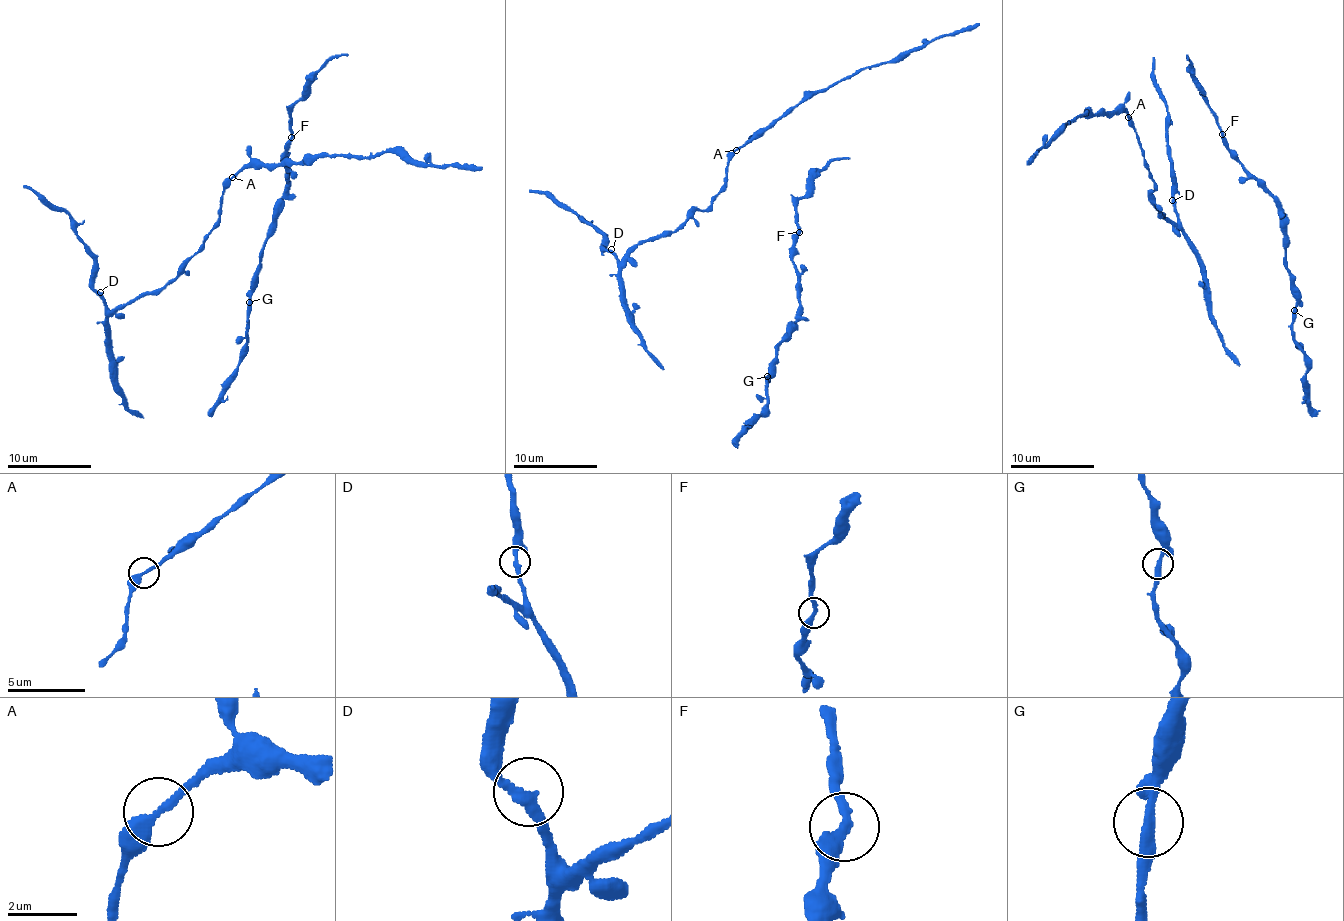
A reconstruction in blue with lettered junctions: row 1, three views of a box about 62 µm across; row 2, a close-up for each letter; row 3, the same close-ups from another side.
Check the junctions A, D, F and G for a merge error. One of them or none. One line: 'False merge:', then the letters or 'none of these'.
False merge: none of these

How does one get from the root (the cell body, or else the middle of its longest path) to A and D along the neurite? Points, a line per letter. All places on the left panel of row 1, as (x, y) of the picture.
A: (249, 146), (250, 164), (233, 177)
D: (249, 146), (250, 164), (224, 189), (217, 226), (183, 271), (160, 289), (138, 294), (109, 311), (100, 292)

